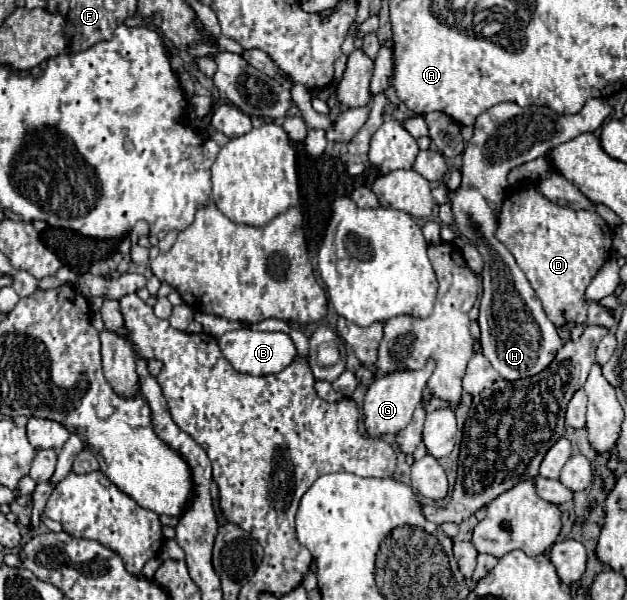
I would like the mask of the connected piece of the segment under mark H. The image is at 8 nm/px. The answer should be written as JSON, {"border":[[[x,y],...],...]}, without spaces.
{"border":[[[600,98],[588,100],[574,116],[562,116],[542,106],[522,108],[514,102],[504,102],[476,118],[474,136],[466,142],[466,150],[462,154],[462,184],[458,190],[448,190],[448,202],[452,206],[458,232],[478,248],[484,260],[480,274],[484,288],[478,318],[482,330],[480,344],[482,354],[504,380],[514,382],[518,378],[540,374],[564,344],[514,256],[494,236],[498,228],[498,214],[506,198],[508,172],[538,156],[546,156],[550,148],[568,142],[582,132],[594,132],[602,126],[610,112],[610,104]]]}

